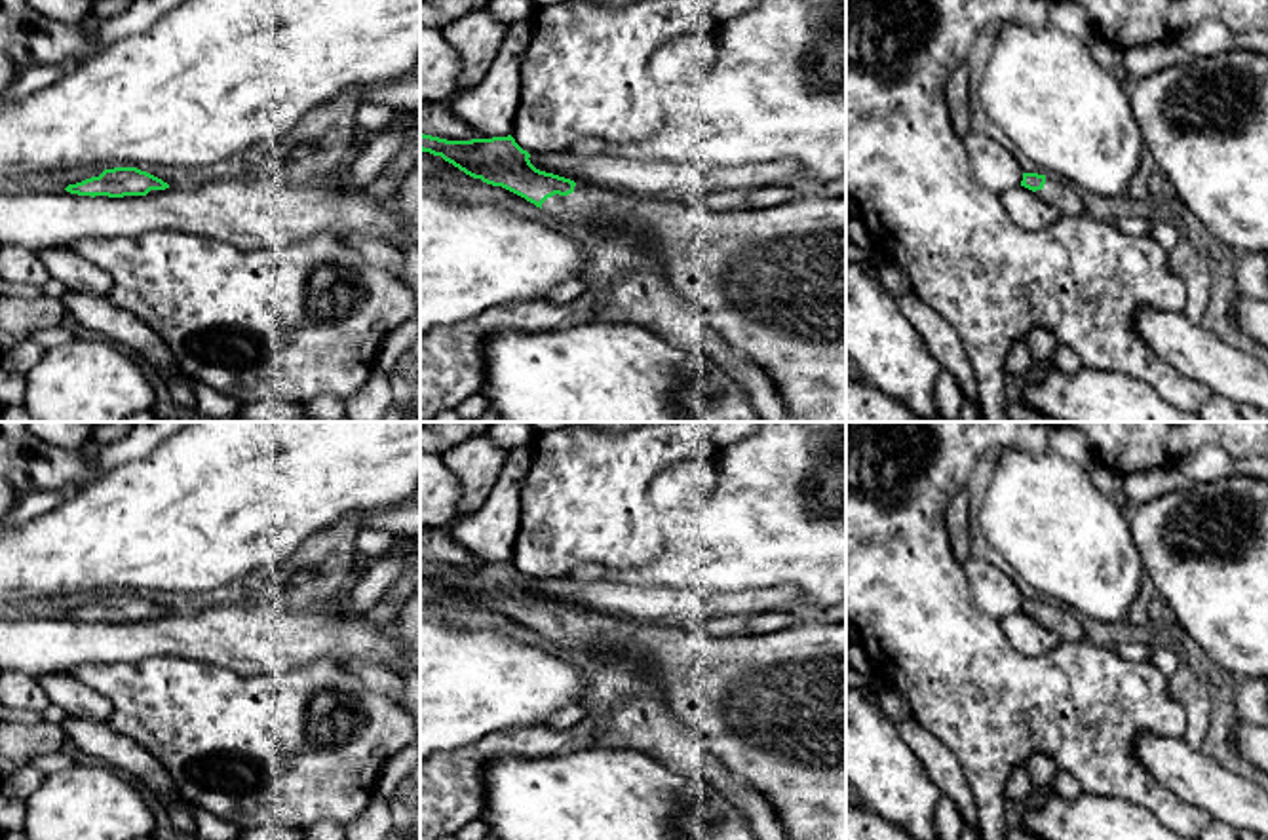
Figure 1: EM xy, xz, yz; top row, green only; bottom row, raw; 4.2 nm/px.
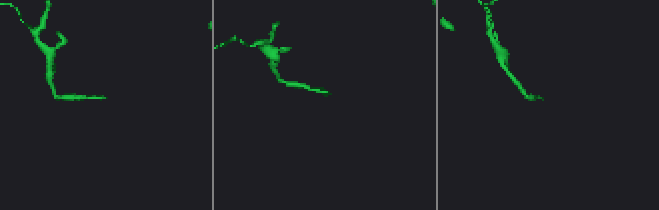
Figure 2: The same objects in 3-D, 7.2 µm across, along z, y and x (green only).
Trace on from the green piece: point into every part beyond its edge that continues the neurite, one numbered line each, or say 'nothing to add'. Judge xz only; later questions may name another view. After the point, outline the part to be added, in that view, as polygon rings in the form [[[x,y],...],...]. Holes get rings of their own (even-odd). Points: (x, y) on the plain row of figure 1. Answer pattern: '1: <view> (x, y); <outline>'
1: xz (770, 707); [[[576,608],[572,620],[548,623],[542,637],[561,652],[622,654],[643,665],[662,688],[682,737],[760,791],[785,840],[846,840],[846,621],[806,614],[774,633],[711,637],[675,623],[624,621]]]

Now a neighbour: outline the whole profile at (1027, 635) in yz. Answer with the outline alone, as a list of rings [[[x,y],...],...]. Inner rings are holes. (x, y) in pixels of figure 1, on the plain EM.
[[[1025,612],[1009,614],[1000,623],[1006,639],[1023,656],[1046,656],[1061,644],[1055,633]]]

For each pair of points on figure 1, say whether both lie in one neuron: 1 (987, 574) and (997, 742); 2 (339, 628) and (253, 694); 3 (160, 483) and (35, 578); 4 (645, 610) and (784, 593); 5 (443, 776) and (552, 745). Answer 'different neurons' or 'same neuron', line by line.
1: different neurons
2: different neurons
3: same neuron
4: same neuron
5: same neuron

